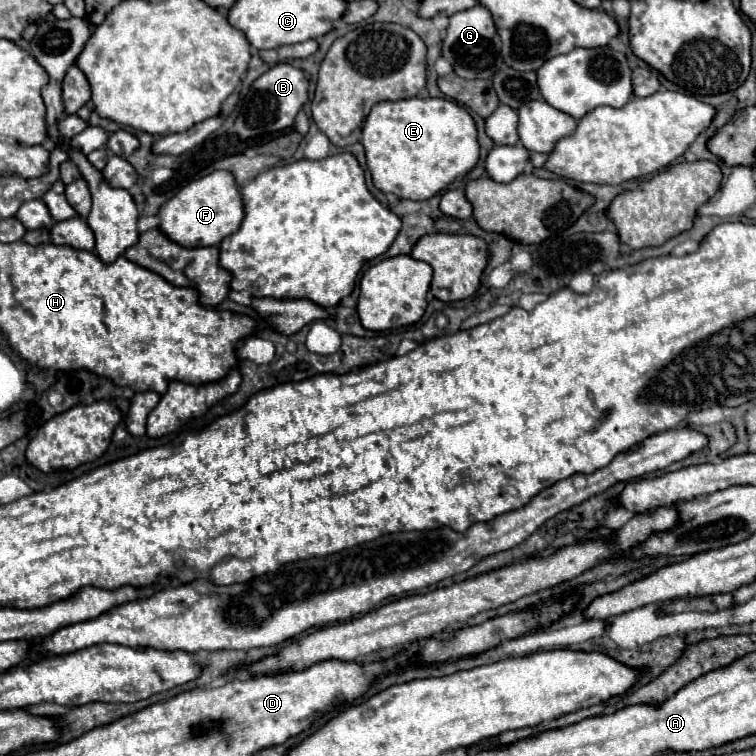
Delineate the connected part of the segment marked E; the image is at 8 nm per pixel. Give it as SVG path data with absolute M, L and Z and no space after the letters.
M412 97L400 101L384 101L372 107L364 129L362 145L366 151L368 169L372 173L372 183L384 193L396 193L402 199L430 199L444 191L454 179L464 177L474 169L480 157L478 131L470 113L452 99L432 99L432 97Z

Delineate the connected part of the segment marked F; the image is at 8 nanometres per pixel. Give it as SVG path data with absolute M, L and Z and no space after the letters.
M226 169L214 171L182 187L166 205L160 207L160 229L182 247L210 247L236 233L244 219L244 201L236 179Z

